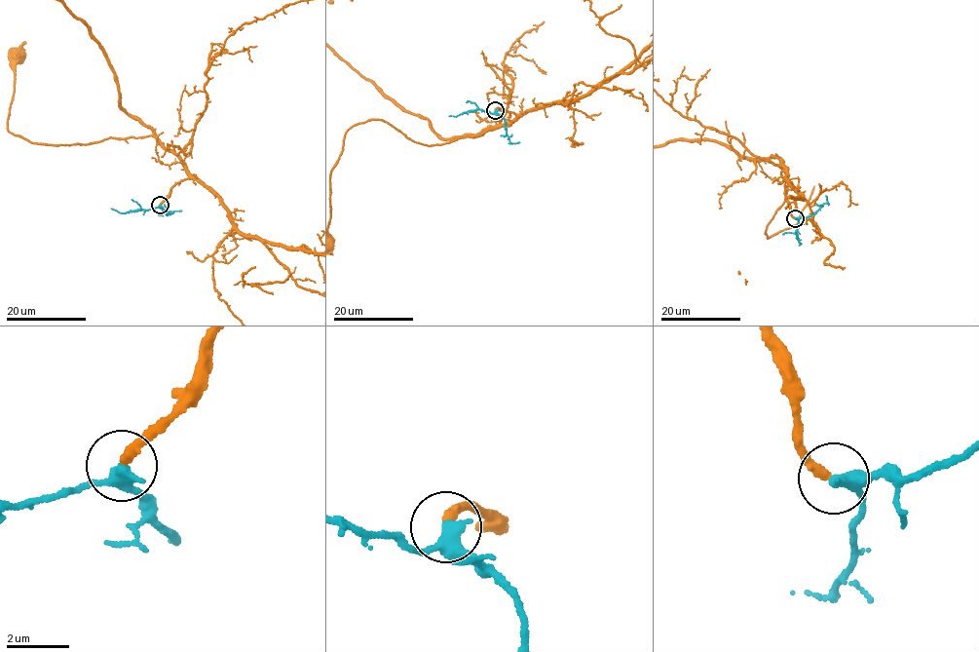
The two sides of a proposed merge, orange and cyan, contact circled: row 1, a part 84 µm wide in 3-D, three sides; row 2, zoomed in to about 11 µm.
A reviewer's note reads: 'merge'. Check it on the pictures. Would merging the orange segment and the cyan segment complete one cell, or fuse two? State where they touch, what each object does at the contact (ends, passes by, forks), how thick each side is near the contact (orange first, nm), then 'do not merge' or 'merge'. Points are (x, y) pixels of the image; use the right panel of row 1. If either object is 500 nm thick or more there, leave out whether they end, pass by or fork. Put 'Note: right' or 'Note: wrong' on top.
Note: right
at (795, 218); orange ends there; cyan passes by; 280 nm thick on the orange side, 380 nm on the other; merge

